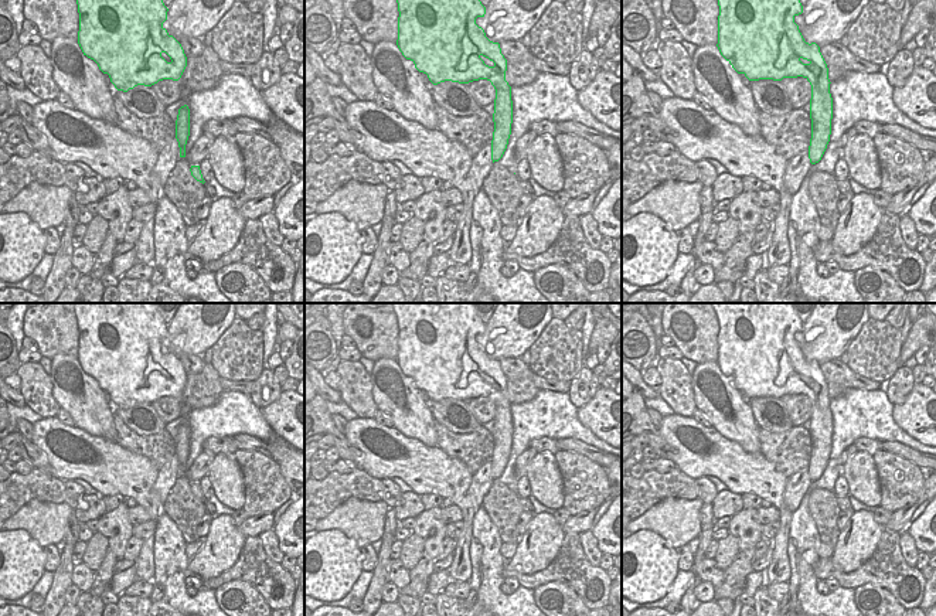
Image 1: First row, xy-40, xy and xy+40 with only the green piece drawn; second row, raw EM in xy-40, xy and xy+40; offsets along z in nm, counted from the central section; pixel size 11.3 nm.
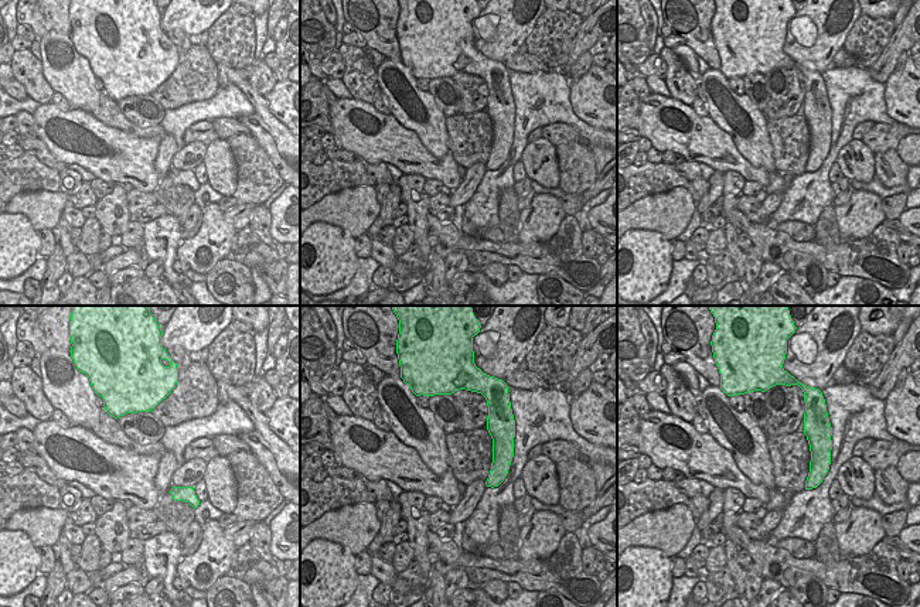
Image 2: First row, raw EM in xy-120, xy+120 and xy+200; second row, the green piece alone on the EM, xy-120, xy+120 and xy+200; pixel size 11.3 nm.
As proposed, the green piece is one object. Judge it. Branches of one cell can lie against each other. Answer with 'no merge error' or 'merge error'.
no merge error

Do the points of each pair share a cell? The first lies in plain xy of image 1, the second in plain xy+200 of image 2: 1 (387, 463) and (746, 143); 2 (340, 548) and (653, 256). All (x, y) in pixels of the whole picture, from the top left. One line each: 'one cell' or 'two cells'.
1: two cells
2: one cell

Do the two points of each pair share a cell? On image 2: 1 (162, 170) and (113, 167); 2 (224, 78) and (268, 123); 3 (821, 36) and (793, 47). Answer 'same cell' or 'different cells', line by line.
1: different cells
2: same cell
3: same cell

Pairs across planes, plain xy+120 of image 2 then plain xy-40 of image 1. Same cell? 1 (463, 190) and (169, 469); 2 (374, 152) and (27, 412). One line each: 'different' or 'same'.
1: same
2: different

